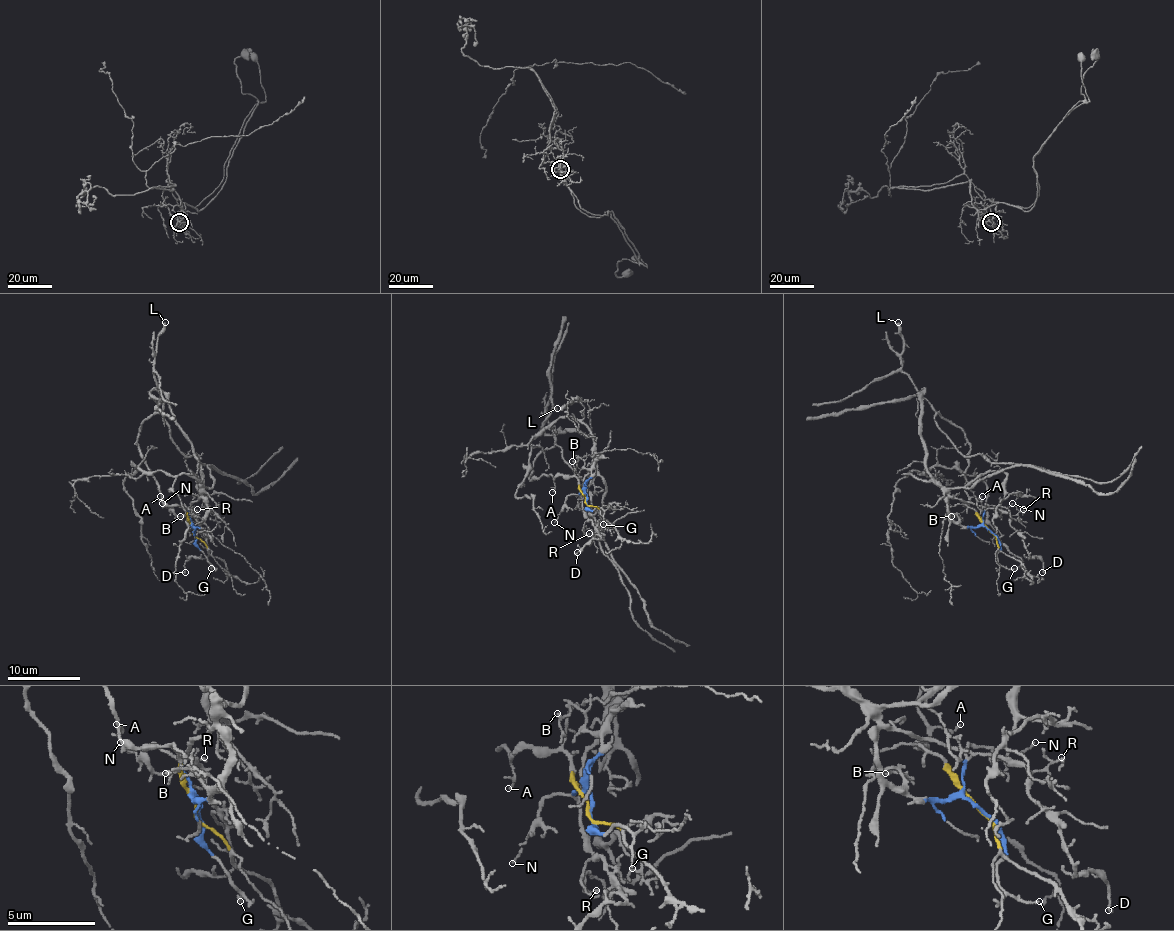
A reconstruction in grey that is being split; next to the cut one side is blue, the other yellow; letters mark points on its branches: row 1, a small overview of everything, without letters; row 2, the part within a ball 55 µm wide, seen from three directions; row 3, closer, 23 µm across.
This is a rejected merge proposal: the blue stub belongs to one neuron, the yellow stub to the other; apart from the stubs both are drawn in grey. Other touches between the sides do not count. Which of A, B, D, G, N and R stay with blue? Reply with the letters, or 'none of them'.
B, D, G, N, R

